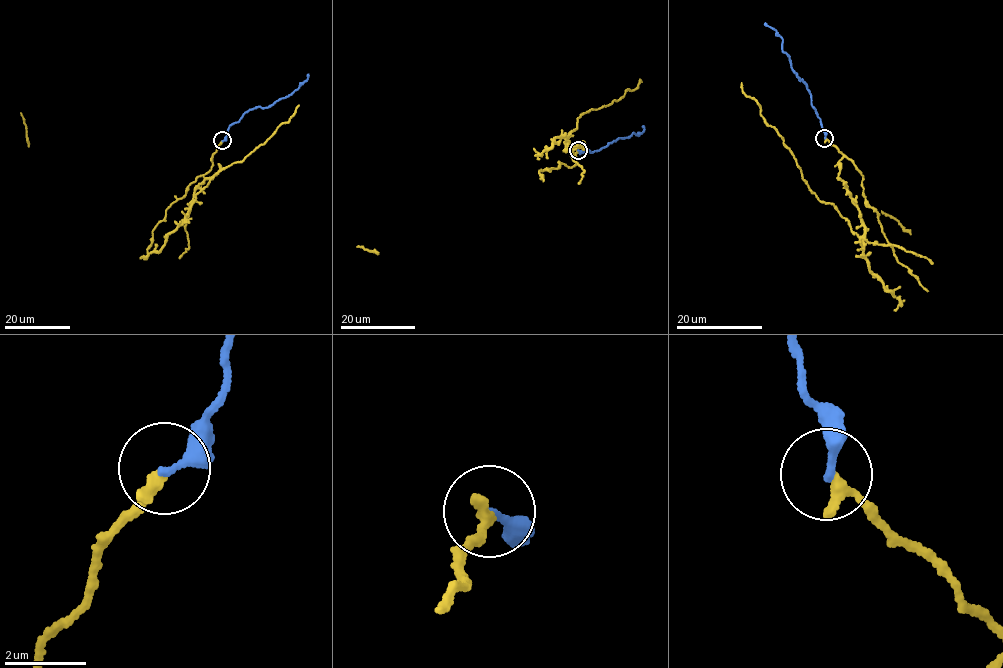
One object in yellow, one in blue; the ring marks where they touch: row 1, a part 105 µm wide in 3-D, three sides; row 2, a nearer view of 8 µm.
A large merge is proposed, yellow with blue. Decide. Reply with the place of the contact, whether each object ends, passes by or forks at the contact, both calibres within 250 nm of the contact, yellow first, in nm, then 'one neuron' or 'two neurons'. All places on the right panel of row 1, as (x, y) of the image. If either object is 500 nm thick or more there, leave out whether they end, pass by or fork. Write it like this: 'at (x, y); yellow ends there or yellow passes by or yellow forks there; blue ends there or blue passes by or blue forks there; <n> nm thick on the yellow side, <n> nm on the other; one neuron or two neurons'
at (824, 138); yellow ends there; blue ends there; 280 nm thick on the yellow side, 260 nm on the other; one neuron

